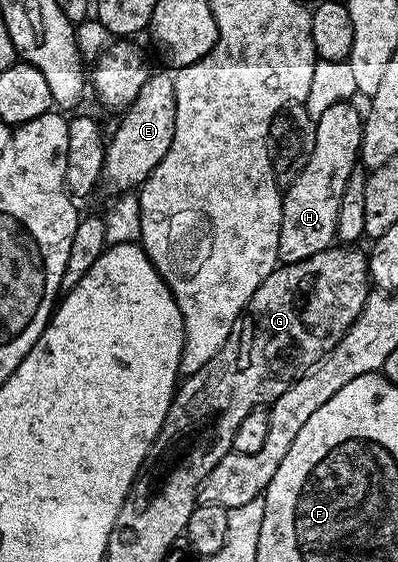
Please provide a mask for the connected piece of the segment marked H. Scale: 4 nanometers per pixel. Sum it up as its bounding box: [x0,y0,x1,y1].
[279,101,363,263]

